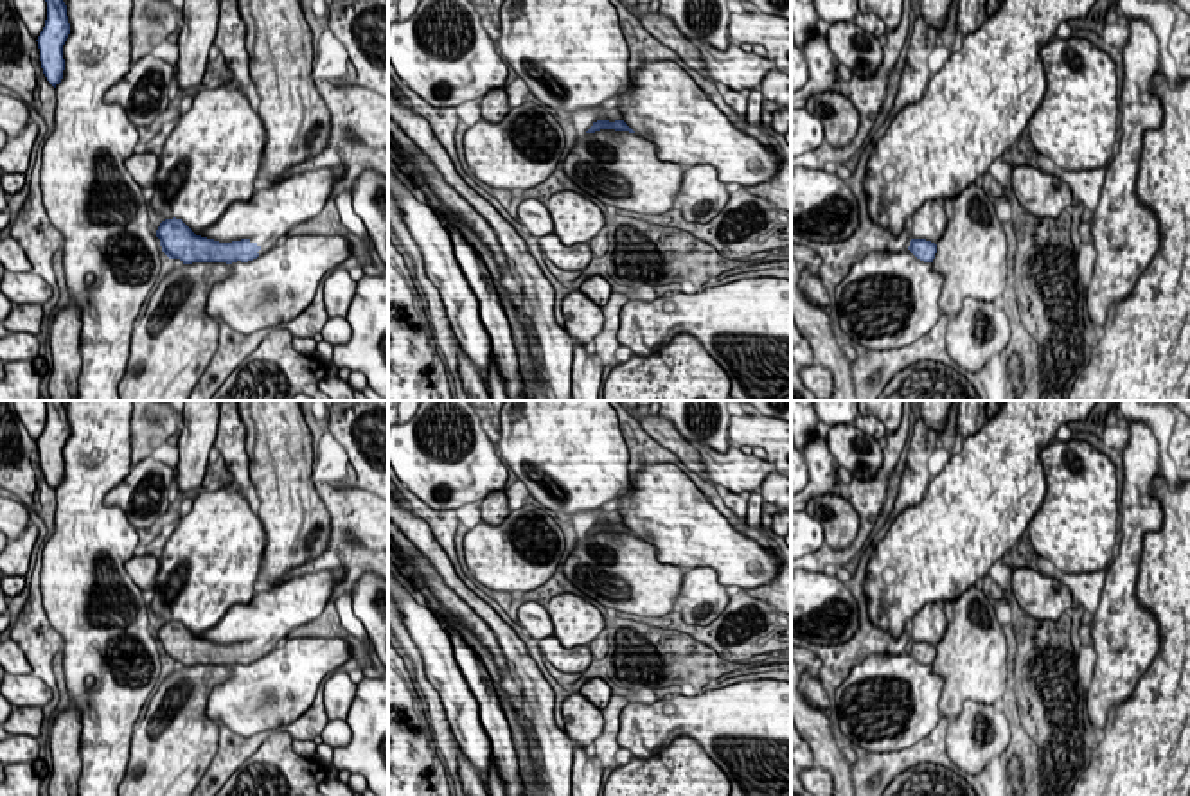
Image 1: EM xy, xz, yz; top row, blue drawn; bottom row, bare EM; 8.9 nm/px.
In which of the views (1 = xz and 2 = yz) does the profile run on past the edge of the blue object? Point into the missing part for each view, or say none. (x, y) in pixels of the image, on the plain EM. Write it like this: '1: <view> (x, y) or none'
1: none
2: yz (930, 622)

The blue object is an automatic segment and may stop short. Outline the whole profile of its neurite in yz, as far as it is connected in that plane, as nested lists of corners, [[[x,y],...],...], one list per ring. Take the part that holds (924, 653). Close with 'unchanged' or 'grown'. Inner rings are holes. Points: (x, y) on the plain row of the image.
[[[928,602],[913,616],[911,643],[908,652],[924,665],[933,665],[937,645],[946,632],[944,604]]]; grown

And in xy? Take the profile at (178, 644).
[[[342,570],[286,579],[248,604],[232,606],[201,638],[173,620],[160,625],[156,640],[162,654],[183,667],[248,665],[270,654],[293,629],[318,618],[342,579]]]; grown

